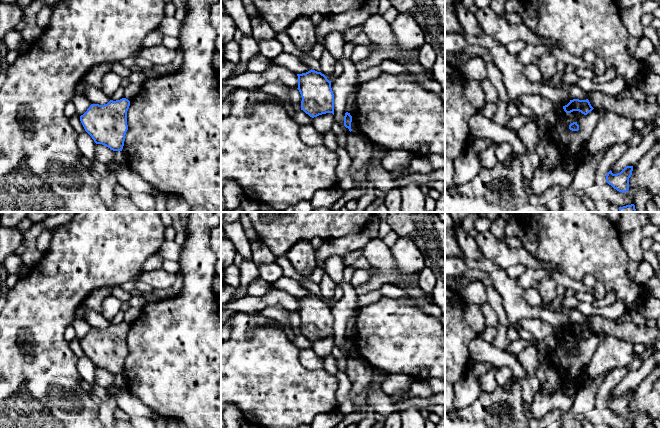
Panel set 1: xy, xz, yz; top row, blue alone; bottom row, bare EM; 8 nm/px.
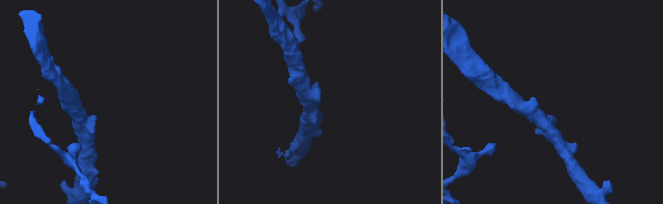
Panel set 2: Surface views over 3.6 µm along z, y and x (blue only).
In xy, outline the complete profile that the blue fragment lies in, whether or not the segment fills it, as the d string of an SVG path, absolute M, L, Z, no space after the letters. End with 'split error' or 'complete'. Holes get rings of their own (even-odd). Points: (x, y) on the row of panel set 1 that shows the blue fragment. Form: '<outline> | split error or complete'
M126 98L110 100L107 104L91 104L80 116L85 131L96 144L113 151L122 151L128 130L127 111L130 101Z | complete

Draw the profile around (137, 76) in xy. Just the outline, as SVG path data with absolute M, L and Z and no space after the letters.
M136 69L136 70L133 70L132 73L128 77L126 77L124 80L127 83L143 84L147 79L147 77L148 75L145 72L139 69Z

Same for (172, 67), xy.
M180 48L176 50L175 59L168 65L156 65L155 70L160 76L168 75L178 71L179 67L183 62L183 54Z

